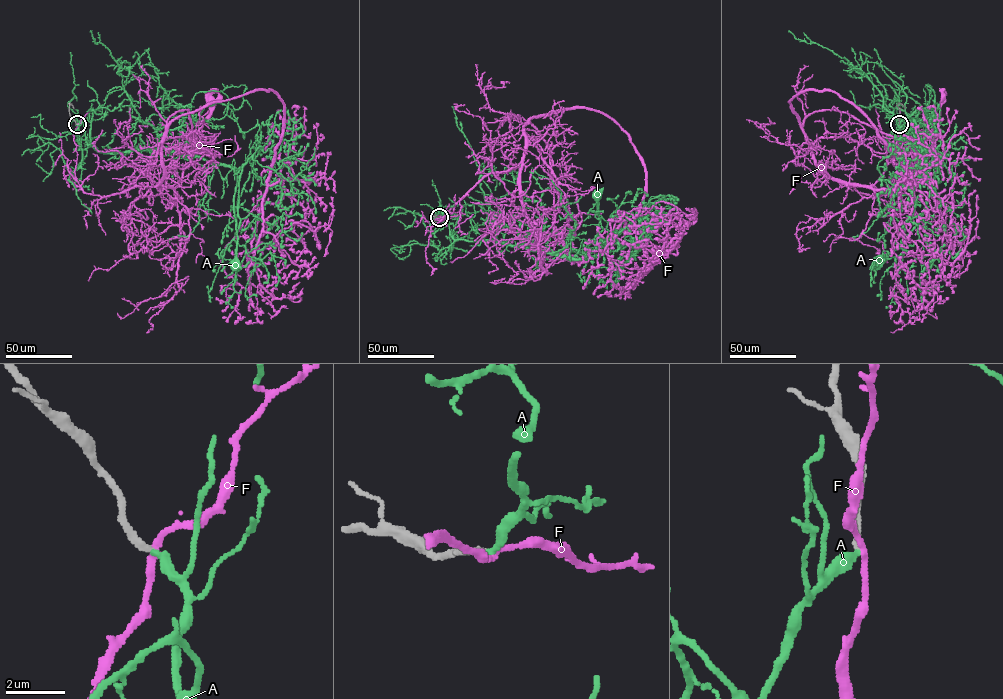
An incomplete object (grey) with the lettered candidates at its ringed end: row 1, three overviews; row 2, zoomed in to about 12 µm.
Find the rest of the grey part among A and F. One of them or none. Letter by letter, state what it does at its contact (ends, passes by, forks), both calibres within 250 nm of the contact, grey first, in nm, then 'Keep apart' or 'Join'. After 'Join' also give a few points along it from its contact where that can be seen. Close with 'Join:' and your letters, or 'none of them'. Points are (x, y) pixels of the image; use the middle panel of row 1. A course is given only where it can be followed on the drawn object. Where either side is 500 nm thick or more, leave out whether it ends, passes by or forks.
A: It ends there. Thickness 240 nm (grey) against 300 nm. Join. Its course: (439, 217), (441, 212), (455, 239), (495, 241), (569, 258), (592, 259), (599, 253), (597, 192)
F: It passes by. Thickness 240 nm (grey) against 200 nm. Keep apart
Join: A

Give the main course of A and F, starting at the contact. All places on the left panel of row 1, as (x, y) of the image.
A: (77, 124), (80, 137), (98, 150), (166, 148), (230, 166), (237, 173), (235, 265)
F: (77, 124), (76, 179), (109, 196), (162, 180), (174, 119), (272, 90), (283, 134), (248, 262), (258, 190)

